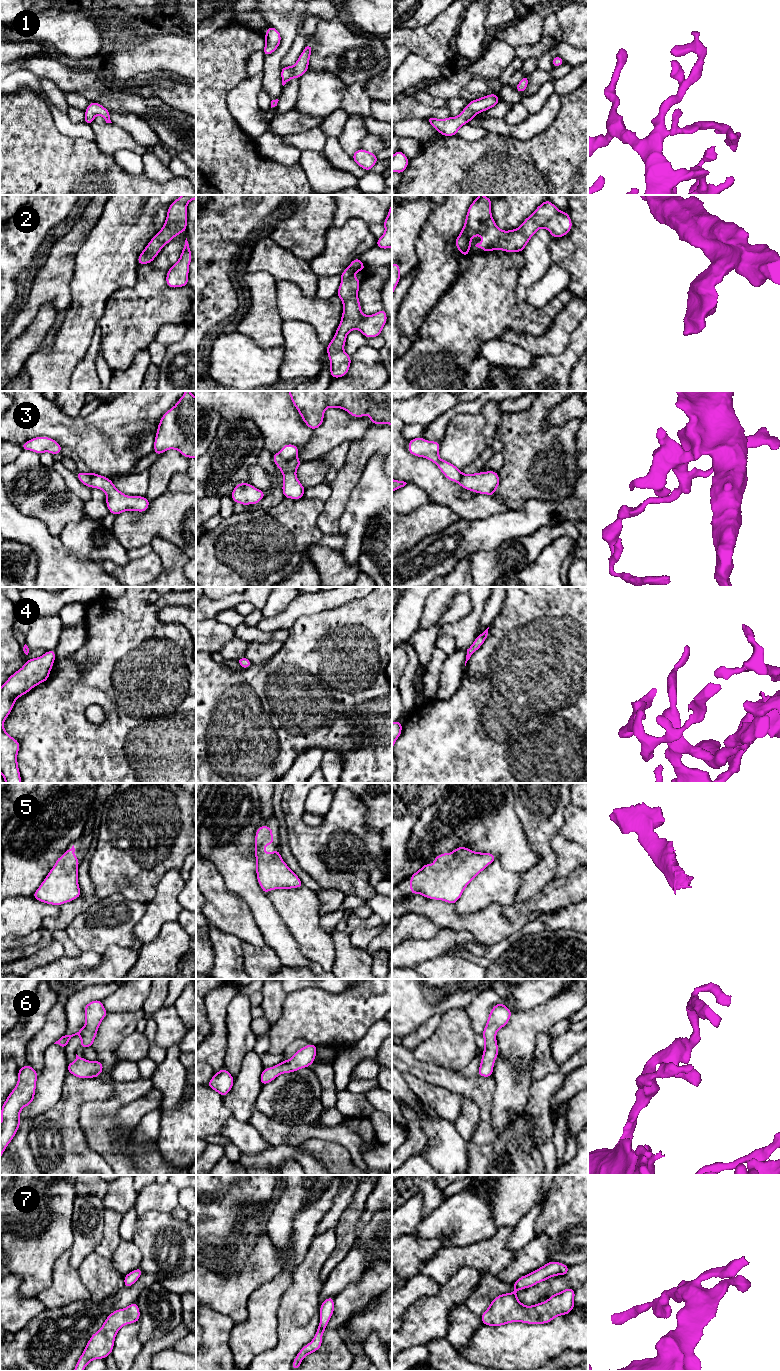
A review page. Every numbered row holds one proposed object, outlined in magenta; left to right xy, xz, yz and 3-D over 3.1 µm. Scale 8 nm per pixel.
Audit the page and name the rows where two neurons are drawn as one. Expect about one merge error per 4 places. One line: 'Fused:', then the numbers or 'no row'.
Fused: 3

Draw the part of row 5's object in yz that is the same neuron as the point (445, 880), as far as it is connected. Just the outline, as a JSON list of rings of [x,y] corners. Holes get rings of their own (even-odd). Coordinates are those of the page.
[[[460,846],[436,856],[433,864],[423,864],[410,877],[411,894],[455,904],[467,885],[496,860],[493,853],[473,852]]]

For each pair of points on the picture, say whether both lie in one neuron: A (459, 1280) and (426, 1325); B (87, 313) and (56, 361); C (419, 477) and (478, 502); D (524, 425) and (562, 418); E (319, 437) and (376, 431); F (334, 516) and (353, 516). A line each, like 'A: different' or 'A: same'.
A: same
B: same
C: same
D: different
E: different
F: different

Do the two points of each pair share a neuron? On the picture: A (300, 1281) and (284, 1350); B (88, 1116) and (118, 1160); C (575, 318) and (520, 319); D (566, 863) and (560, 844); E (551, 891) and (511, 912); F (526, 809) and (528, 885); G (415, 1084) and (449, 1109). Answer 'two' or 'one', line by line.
A: one
B: one
C: two
D: one
E: one
F: one
G: one

